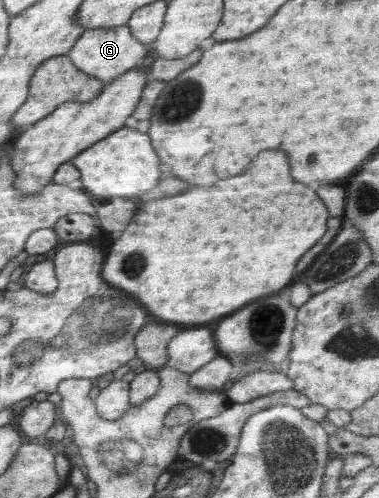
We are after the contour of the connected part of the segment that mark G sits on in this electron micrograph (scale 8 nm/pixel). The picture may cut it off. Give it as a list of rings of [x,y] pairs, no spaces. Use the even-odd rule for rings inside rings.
[[[121,25],[120,27],[99,27],[86,30],[75,41],[67,55],[80,71],[95,77],[104,85],[143,63],[143,59],[149,53],[150,48],[134,37],[127,25]]]

